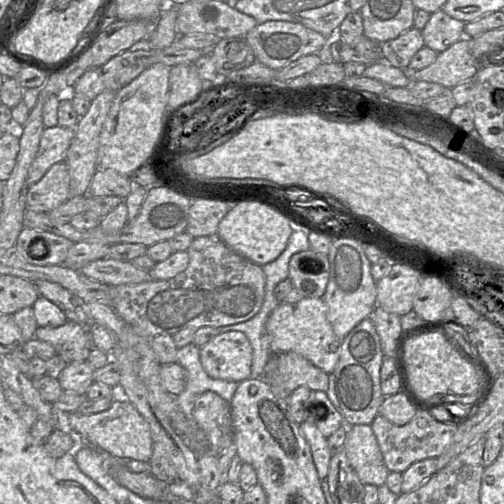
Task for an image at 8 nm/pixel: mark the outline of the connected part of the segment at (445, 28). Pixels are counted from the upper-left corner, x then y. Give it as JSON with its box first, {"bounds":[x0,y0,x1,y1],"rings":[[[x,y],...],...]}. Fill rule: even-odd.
{"bounds":[422,8,465,52],"rings":[[[443,8],[431,12],[422,29],[425,45],[442,52],[464,36],[465,23],[448,15]]]}

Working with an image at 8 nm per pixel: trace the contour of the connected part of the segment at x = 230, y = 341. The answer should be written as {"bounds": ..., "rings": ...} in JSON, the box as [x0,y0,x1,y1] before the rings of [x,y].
{"bounds":[200,332,252,382],"rings":[[[242,332],[220,333],[200,347],[200,362],[214,379],[241,382],[251,377],[252,347]]]}

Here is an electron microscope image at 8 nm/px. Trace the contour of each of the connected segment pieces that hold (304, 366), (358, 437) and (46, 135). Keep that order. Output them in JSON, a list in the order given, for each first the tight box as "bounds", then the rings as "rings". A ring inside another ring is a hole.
[{"bounds":[261,352,329,404],"rings":[[[295,352],[272,354],[265,367],[261,379],[269,385],[277,399],[285,399],[288,404],[290,394],[299,386],[310,390],[326,392],[328,389],[329,374],[313,365],[310,361]]]},{"bounds":[342,425,390,487],"rings":[[[370,425],[348,426],[342,449],[364,485],[372,484],[380,487],[385,484],[390,471],[384,463],[378,441]]]},{"bounds":[28,128,74,186],"rings":[[[44,128],[37,155],[29,169],[28,186],[38,182],[56,163],[64,162],[74,137],[74,128]]]}]

